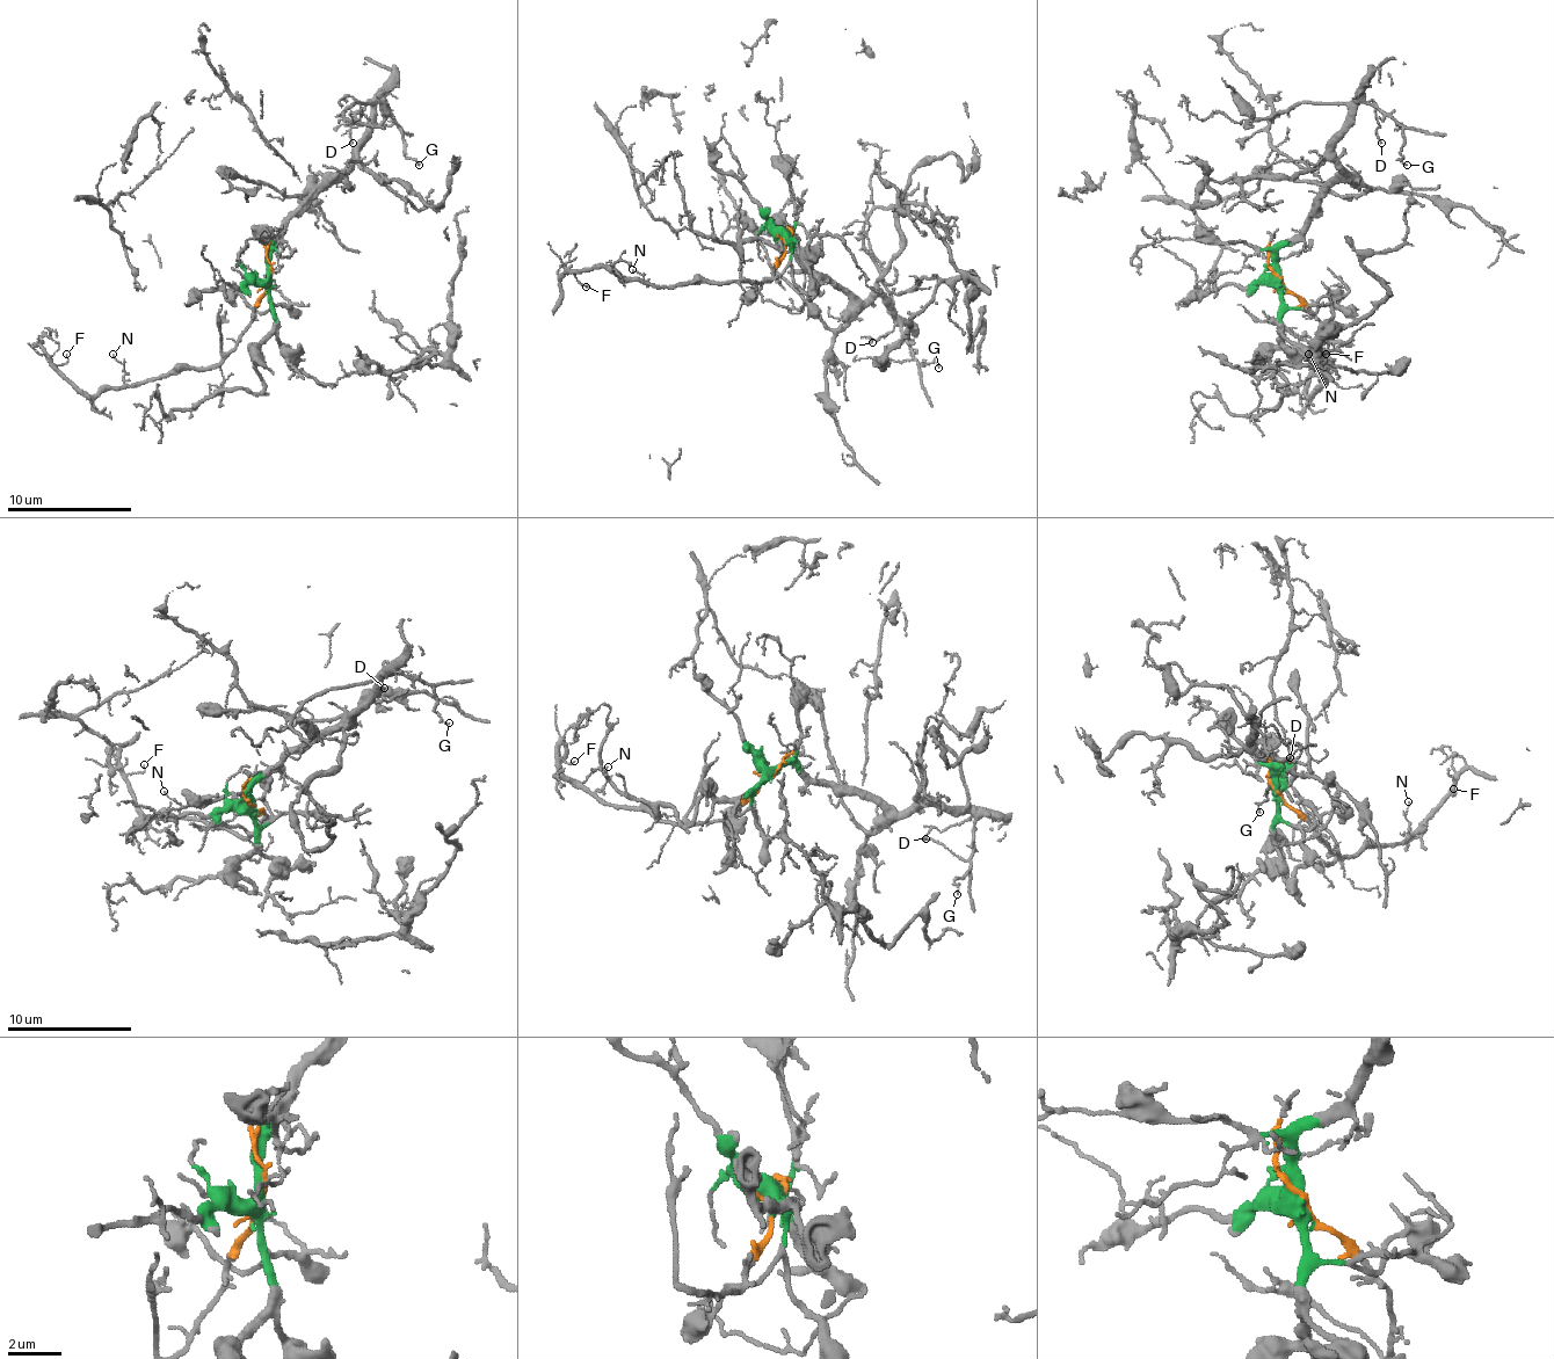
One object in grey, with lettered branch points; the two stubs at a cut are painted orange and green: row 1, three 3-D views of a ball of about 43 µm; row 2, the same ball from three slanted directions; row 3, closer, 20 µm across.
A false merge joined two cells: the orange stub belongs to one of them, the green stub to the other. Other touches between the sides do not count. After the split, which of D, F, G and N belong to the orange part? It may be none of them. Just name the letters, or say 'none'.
F, N

